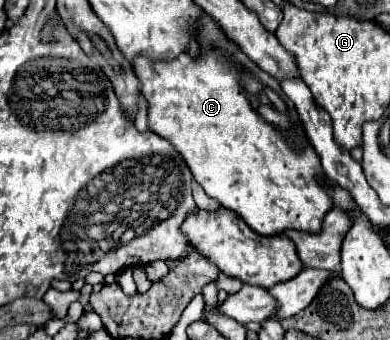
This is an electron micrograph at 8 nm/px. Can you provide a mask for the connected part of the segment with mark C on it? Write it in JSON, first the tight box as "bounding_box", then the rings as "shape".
{"bounding_box":[136,18,334,236],"shape":[[[204,18],[204,36],[200,36],[202,42],[202,54],[198,58],[190,58],[188,54],[182,54],[168,62],[150,62],[148,58],[136,58],[136,76],[142,82],[142,94],[150,104],[148,110],[148,126],[158,136],[166,138],[186,160],[188,168],[194,174],[194,180],[206,190],[206,194],[214,200],[218,200],[224,208],[234,210],[242,220],[260,236],[276,236],[286,230],[322,230],[322,218],[326,216],[326,210],[334,206],[330,202],[328,188],[332,186],[330,180],[324,176],[322,164],[318,162],[316,150],[306,142],[304,130],[296,134],[296,140],[284,138],[276,126],[268,124],[248,102],[244,94],[244,76],[252,74],[262,84],[278,92],[290,108],[290,116],[296,118],[294,106],[288,100],[288,96],[282,92],[280,84],[270,78],[270,74],[264,74],[240,48],[236,42],[232,42],[222,28],[212,20]]]}

